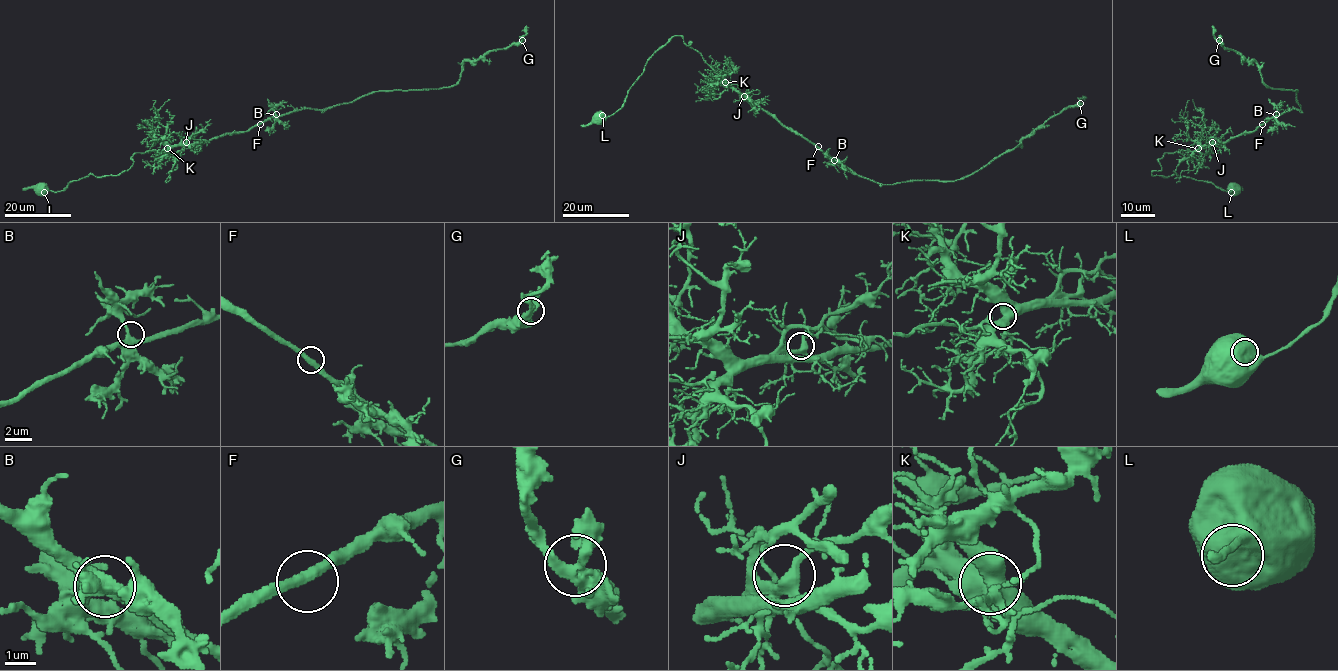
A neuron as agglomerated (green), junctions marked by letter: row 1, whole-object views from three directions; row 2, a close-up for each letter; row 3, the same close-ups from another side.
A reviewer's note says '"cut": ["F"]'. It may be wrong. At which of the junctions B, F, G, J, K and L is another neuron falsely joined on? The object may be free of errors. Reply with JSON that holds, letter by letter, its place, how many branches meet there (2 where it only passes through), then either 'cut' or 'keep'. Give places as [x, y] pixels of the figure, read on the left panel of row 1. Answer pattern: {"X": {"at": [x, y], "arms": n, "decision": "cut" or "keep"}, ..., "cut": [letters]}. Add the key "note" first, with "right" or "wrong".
{"note": "wrong", "B": {"at": [276, 114], "arms": 3, "decision": "keep"}, "F": {"at": [260, 124], "arms": 2, "decision": "keep"}, "G": {"at": [522, 40], "arms": 3, "decision": "keep"}, "J": {"at": [186, 142], "arms": 2, "decision": "keep"}, "K": {"at": [167, 148], "arms": 3, "decision": "keep"}, "L": {"at": [44, 192], "arms": 1, "decision": "keep"}, "cut": []}

